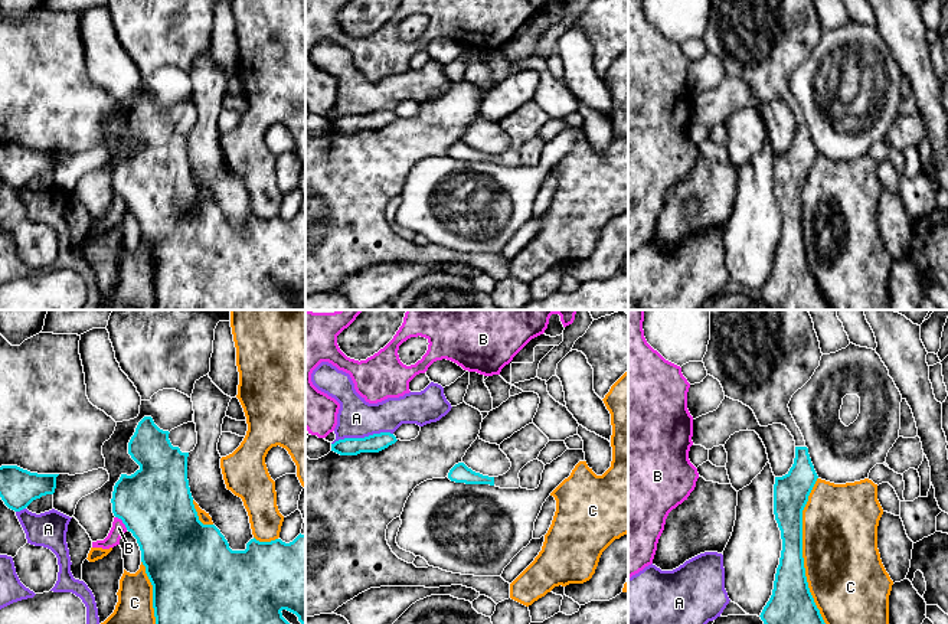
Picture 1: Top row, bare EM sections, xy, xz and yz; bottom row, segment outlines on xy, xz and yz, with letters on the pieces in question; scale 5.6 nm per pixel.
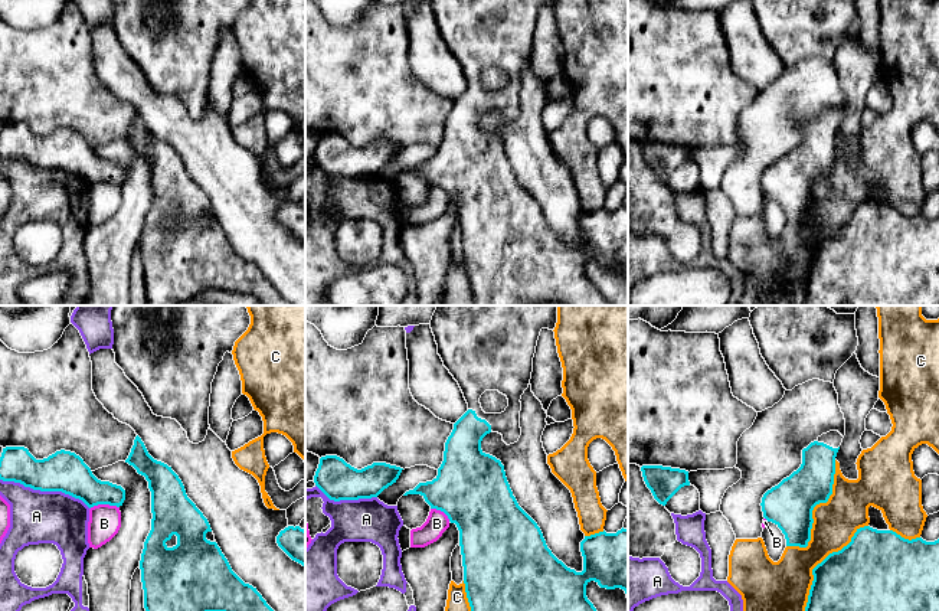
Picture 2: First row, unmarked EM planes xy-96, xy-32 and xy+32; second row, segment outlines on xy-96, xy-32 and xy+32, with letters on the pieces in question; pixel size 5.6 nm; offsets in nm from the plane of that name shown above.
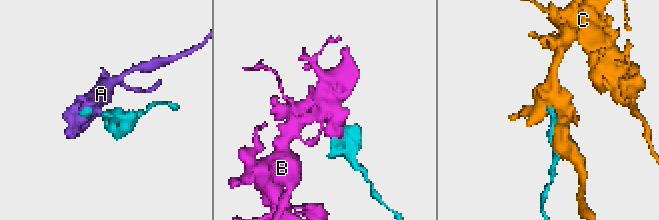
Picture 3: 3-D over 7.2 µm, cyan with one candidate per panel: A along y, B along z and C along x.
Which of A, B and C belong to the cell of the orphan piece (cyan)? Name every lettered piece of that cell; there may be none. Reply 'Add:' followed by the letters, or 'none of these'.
Add: none of these

